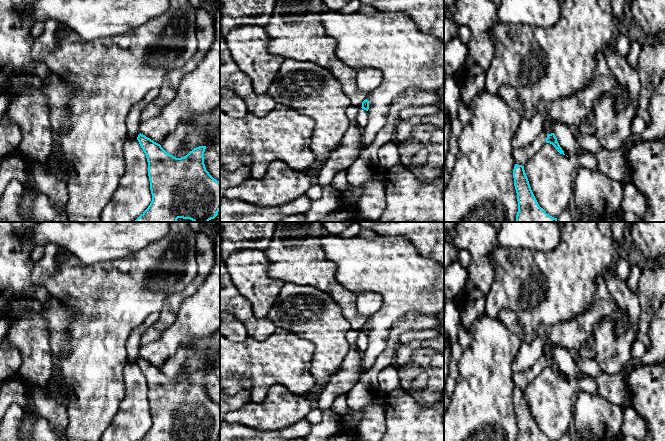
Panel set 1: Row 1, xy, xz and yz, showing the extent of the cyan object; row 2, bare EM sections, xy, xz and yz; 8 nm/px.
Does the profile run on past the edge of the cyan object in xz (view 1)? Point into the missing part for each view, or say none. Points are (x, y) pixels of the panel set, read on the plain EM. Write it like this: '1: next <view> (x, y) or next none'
1: next none

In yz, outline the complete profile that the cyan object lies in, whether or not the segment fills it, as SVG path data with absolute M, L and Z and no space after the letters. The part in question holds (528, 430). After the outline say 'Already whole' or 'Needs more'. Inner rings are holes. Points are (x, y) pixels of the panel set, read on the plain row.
M515 388L513 402L518 425L516 441L552 441L539 430L531 414L524 390Z. Already whole

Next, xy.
M141 357L137 364L147 382L152 418L150 429L139 441L216 441L218 439L220 435L220 406L214 403L206 394L203 381L206 370L196 371L186 380L176 382L168 378L160 368Z. Already whole

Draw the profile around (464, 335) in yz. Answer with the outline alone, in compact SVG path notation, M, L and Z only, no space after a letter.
M462 325L459 327L458 342L463 347L468 347L472 343L472 331L470 328L465 329Z

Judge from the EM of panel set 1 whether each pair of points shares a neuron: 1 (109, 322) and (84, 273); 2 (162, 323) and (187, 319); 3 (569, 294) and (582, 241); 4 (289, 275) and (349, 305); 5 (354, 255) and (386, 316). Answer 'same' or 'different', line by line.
1: same
2: different
3: same
4: same
5: same

